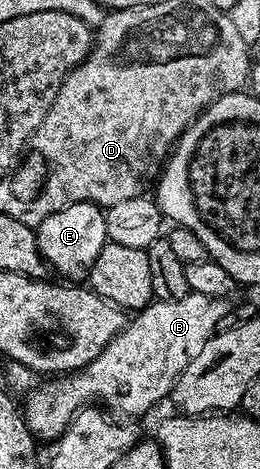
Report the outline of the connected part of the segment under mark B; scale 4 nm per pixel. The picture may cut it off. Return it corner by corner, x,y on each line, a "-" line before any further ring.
193,292
172,301
152,300
151,304
138,310
130,318
129,323
104,347
101,355
90,361
86,368
74,370
58,379
44,380
47,381
44,385
37,386
28,395
27,402
24,400
21,405
27,426
36,438
43,440
44,437
48,443
54,443
65,432
80,409
86,409
96,403
112,414
120,413
115,415
123,419
135,419
131,417
139,417
142,413
149,412
158,401
163,401
166,397
168,400
172,396
181,371
185,371
185,367
189,367
189,363
197,359
197,355
201,355
205,343
209,343
209,339
215,336
221,319
225,319
232,307
228,298

